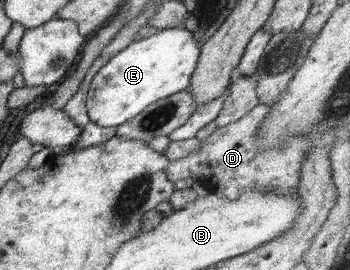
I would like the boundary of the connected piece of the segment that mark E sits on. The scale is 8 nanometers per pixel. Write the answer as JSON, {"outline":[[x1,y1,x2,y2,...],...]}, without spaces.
{"outline":[[184,25,167,28,133,40,94,75,87,90,86,106,90,121,101,127,118,127,139,115,148,105,178,91,189,89,201,42]]}

